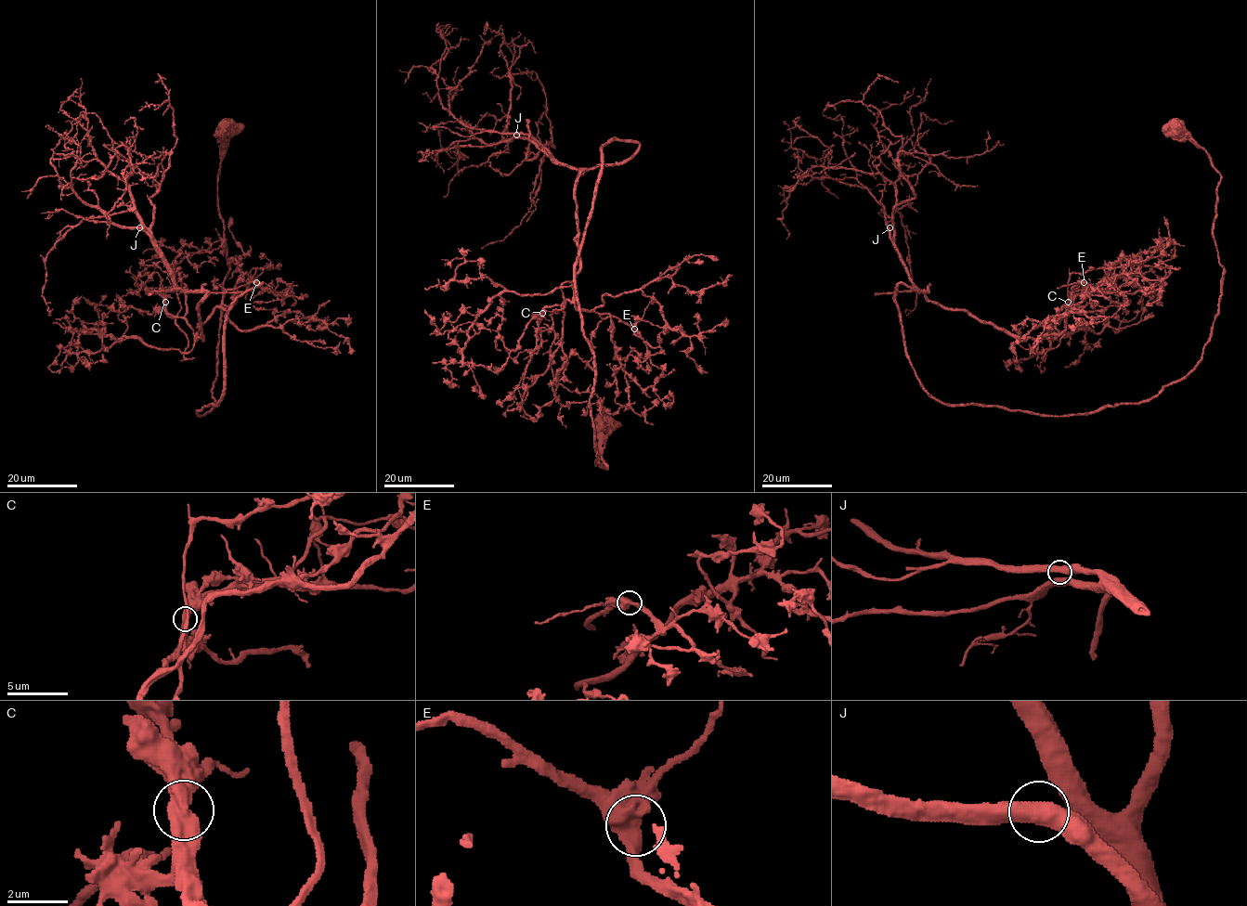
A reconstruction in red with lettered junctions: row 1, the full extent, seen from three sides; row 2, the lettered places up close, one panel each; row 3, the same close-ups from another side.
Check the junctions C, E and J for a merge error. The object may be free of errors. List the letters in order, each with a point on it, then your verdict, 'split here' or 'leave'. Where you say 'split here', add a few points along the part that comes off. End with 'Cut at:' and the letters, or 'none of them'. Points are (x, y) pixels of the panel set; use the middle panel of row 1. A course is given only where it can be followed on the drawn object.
C: at (542, 313); split here; foreign part runs (542, 313), (558, 312), (552, 316), (552, 375), (569, 391), (596, 394), (603, 401), (592, 404)
E: at (634, 329); leave
J: at (516, 135); leave
Cut at: C

